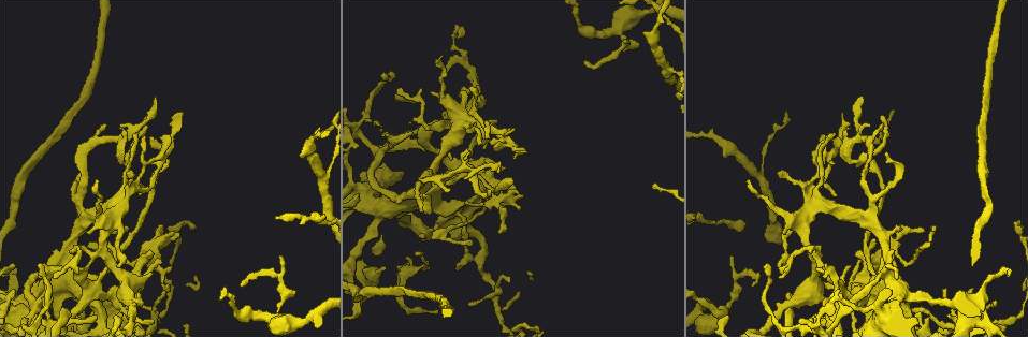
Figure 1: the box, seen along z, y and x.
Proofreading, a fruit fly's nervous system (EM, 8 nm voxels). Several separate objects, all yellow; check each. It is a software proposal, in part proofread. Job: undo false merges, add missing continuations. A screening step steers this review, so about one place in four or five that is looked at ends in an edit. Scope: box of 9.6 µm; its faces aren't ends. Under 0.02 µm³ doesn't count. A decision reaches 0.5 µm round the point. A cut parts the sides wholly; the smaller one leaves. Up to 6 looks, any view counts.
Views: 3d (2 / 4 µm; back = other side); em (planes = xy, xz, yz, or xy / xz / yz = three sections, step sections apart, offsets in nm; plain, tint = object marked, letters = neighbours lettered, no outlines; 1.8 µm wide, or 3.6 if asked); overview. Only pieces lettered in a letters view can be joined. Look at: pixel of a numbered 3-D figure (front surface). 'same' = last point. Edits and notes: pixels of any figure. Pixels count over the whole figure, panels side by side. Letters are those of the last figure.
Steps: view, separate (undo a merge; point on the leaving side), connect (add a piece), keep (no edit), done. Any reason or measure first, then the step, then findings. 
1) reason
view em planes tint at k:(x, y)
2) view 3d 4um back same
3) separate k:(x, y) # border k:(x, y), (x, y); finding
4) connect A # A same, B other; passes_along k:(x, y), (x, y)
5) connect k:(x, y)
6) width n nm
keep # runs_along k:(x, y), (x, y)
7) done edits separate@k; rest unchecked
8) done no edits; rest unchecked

thin end
view 3d 4um at 1:(766, 266)

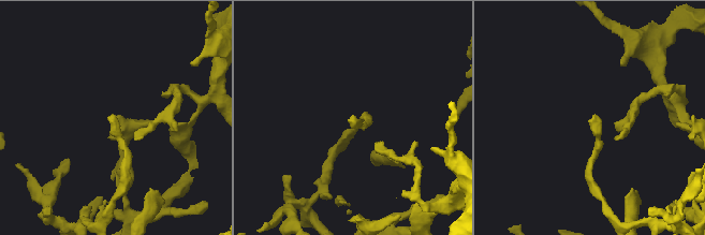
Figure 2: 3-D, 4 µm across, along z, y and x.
shape alone is not enough
view em planes letters at 2:(110, 117)

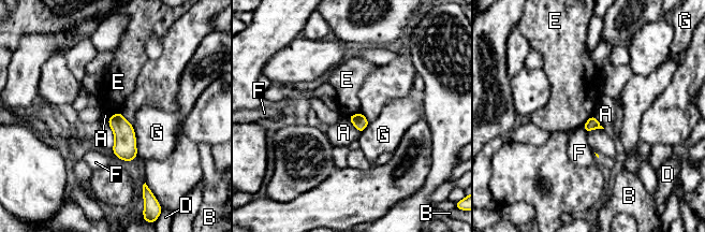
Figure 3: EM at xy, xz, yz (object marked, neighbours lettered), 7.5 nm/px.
keep # A other, B other, D other, E other, F other, G other; border 3:(348, 118), (360, 132); none of them fits

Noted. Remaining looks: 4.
abrupt turn
view em planes plain at 1:(452, 206)

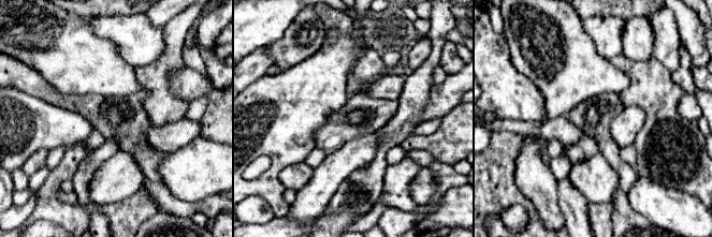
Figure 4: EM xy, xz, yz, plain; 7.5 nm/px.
view em planes letters same

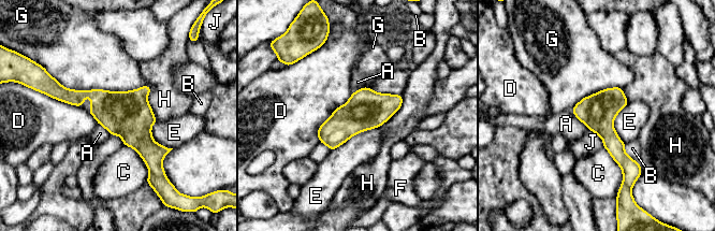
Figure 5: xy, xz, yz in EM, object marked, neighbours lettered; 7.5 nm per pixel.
width 280 nm; longest_contact G 700 nm
keep # A other, B other, C other, D other, E other, F other, G other, H other, J other; all the same cell

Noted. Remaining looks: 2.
sudden change in width
view em yz step 16 plain at 1:(902, 292)

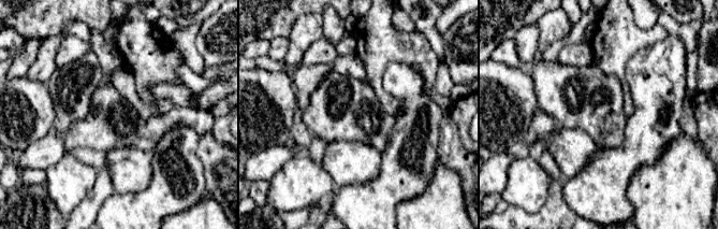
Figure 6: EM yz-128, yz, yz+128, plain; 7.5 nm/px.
see the neighbours
view em yz step 16 letters same

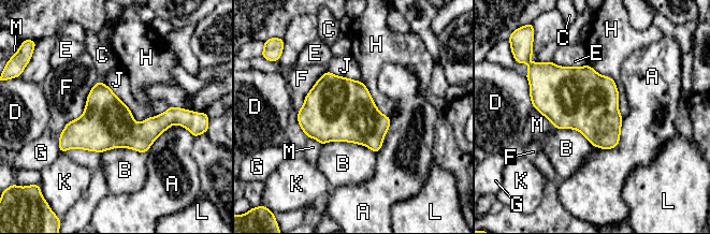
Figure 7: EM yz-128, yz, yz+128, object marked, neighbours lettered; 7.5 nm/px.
separate 7:(321, 117) # A other, B other, C other, D other, E other, F other, G other, H other, J other, K other, L other, M other; border 7:(308, 93), (343, 96), (344, 141); two cells meet here

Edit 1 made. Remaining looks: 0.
done edits separate@7; rest unchecked

